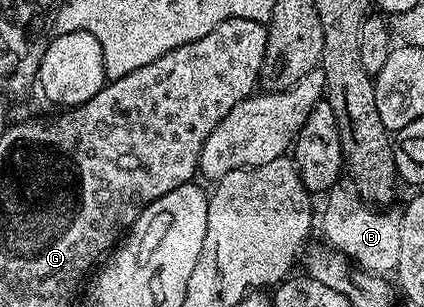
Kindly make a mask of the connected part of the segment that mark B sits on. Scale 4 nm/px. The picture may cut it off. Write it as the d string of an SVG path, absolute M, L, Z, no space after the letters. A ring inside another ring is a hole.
M335 189L329 192L326 208L320 211L320 227L327 244L345 255L351 263L373 275L383 277L397 272L400 261L400 225L401 214L394 209L379 209L371 205L353 189Z

